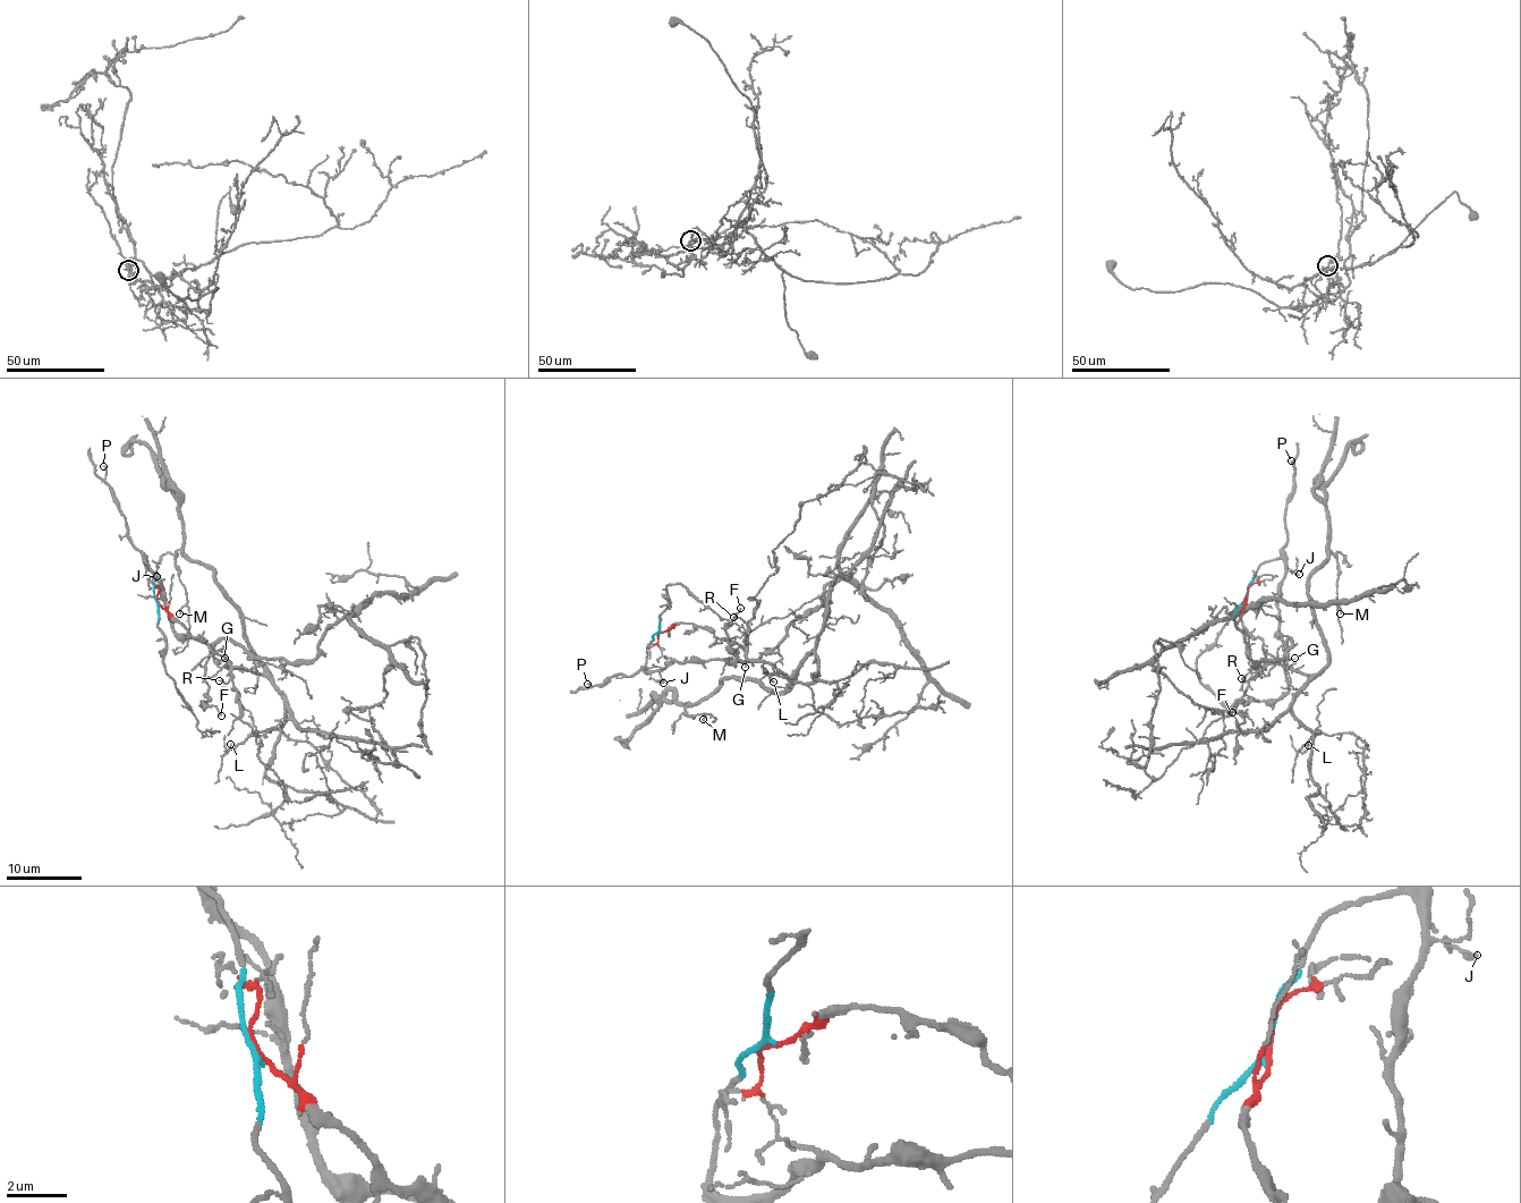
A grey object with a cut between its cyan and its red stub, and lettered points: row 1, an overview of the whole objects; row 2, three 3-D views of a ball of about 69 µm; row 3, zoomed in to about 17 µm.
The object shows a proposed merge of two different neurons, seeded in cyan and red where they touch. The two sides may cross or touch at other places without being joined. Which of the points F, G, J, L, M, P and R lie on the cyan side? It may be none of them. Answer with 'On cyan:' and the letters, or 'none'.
On cyan: F, G, J, P

